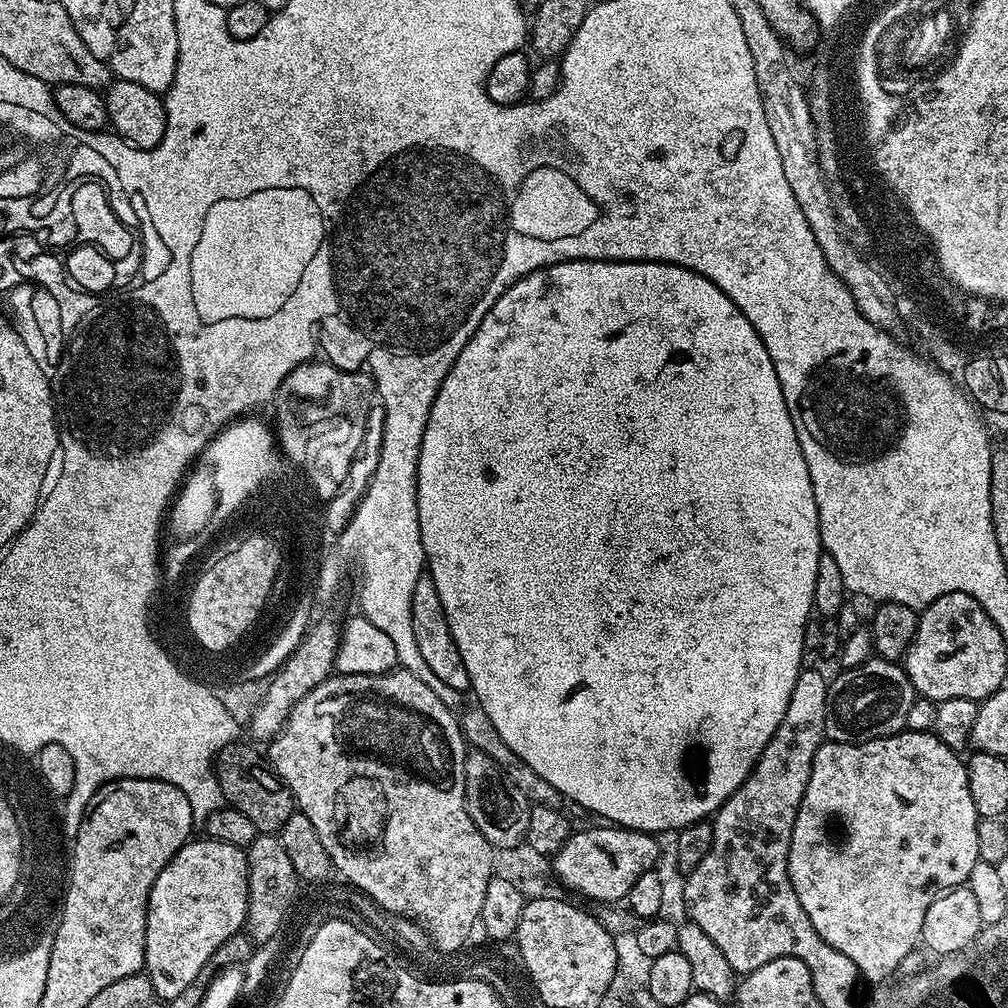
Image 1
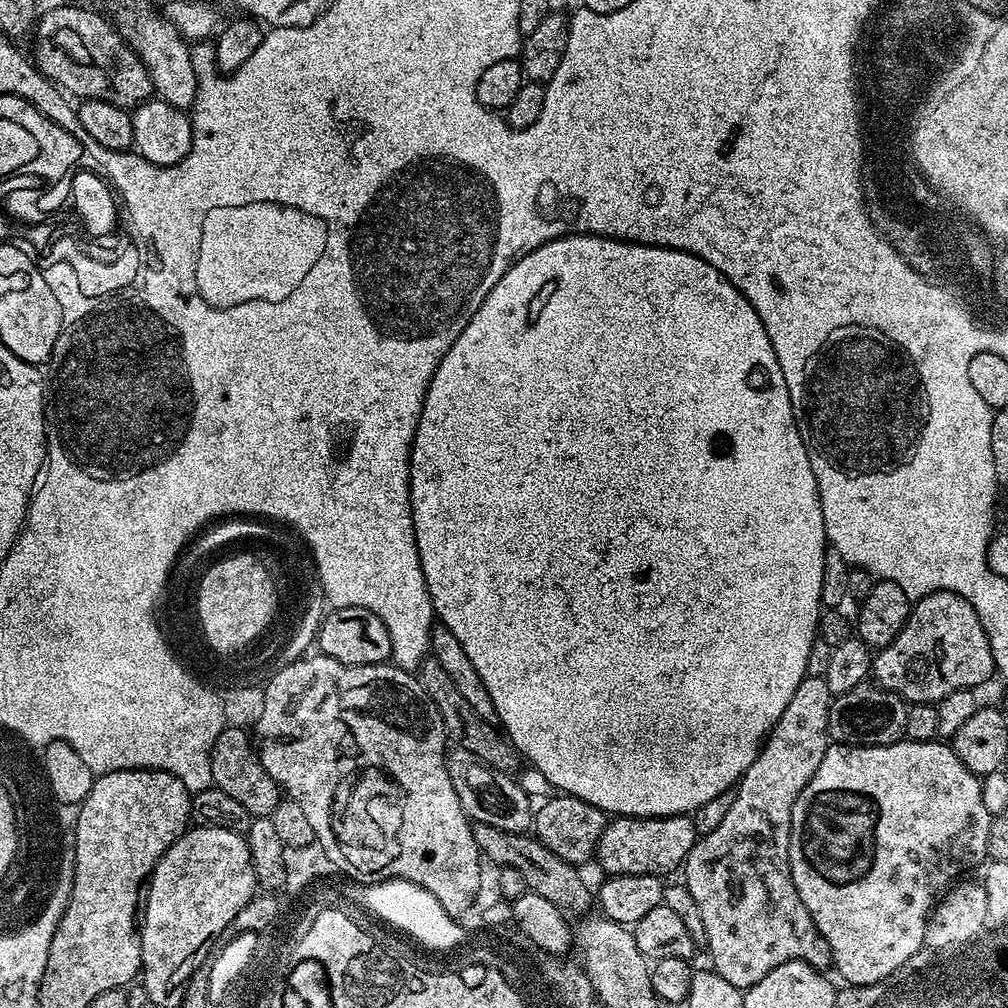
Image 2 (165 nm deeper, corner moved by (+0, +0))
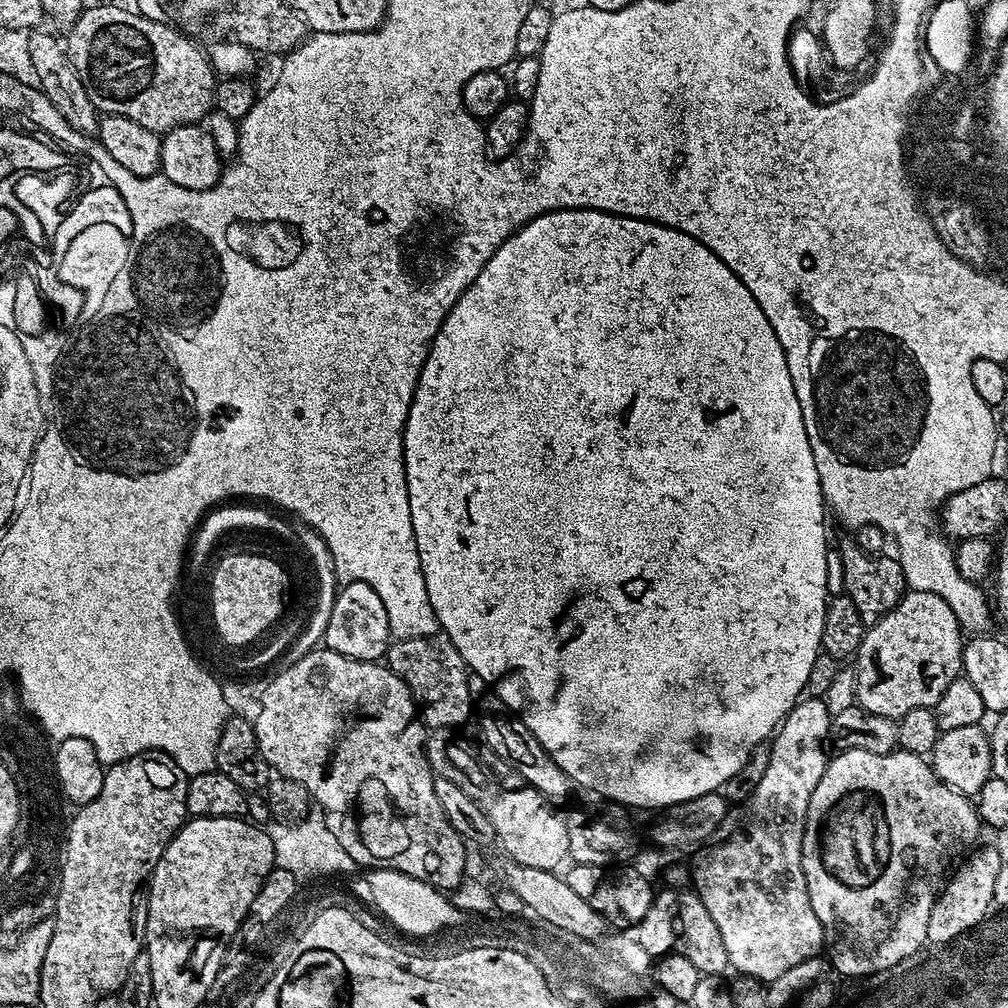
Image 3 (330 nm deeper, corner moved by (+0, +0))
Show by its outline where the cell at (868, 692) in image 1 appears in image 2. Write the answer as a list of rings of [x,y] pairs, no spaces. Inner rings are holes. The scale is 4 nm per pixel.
[[[865,682],[833,699],[828,734],[837,744],[850,744],[862,748],[894,744],[904,736],[907,713],[908,704],[898,694],[880,687],[875,682]]]

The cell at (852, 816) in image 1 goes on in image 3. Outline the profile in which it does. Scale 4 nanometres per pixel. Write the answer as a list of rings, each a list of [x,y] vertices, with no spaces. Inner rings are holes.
[[[840,750],[828,761],[822,774],[822,782],[814,786],[814,794],[810,794],[810,806],[806,810],[806,822],[802,834],[802,874],[806,874],[806,890],[810,894],[810,906],[814,906],[814,914],[818,914],[818,922],[822,922],[826,956],[833,969],[844,976],[861,978],[876,976],[892,966],[904,963],[904,960],[916,955],[920,940],[928,938],[926,925],[930,922],[930,910],[938,895],[940,875],[949,871],[948,863],[963,848],[971,849],[976,835],[982,829],[982,821],[977,805],[958,790],[946,786],[937,778],[936,771],[925,757],[909,752],[894,751],[886,754],[870,754],[870,750]]]

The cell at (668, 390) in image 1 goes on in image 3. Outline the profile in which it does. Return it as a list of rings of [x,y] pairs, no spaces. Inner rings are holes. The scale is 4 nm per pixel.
[[[557,208],[555,212],[542,214],[519,228],[509,240],[498,246],[496,253],[482,266],[474,282],[468,284],[468,289],[445,314],[438,334],[432,339],[404,423],[404,465],[410,498],[410,522],[414,526],[422,578],[426,578],[426,594],[430,594],[430,606],[434,606],[436,611],[440,631],[446,633],[450,642],[454,642],[465,664],[489,684],[491,691],[508,711],[516,713],[522,722],[526,722],[530,734],[542,742],[550,758],[558,762],[573,785],[581,784],[605,796],[613,805],[627,806],[632,810],[672,810],[690,802],[690,798],[720,792],[726,781],[742,770],[742,762],[750,758],[750,750],[765,743],[779,728],[784,715],[805,695],[810,670],[816,656],[822,652],[822,622],[826,618],[829,598],[826,556],[830,543],[828,532],[824,529],[826,505],[822,486],[818,482],[818,466],[814,466],[814,450],[810,450],[810,442],[806,438],[802,406],[798,406],[798,394],[786,366],[786,354],[782,350],[782,342],[778,342],[778,334],[774,334],[774,326],[770,326],[766,314],[762,314],[762,306],[754,302],[754,294],[746,290],[738,274],[734,274],[734,270],[730,270],[730,266],[726,266],[718,254],[702,246],[702,242],[690,238],[690,234],[682,234],[682,230],[667,228],[649,220],[615,216],[589,208]]]

